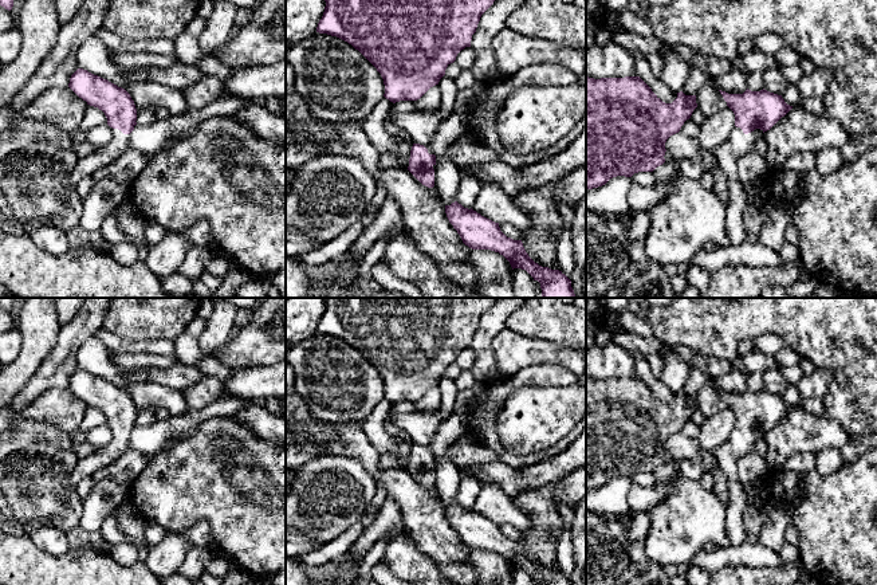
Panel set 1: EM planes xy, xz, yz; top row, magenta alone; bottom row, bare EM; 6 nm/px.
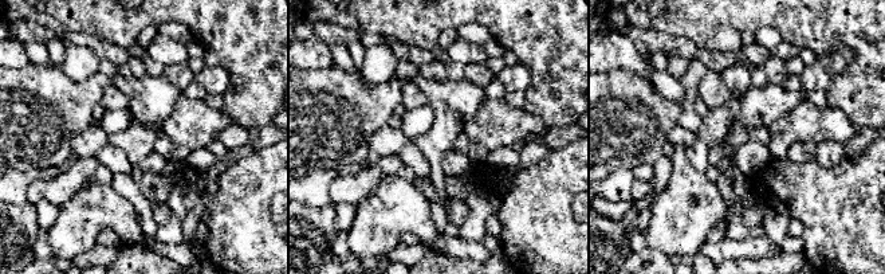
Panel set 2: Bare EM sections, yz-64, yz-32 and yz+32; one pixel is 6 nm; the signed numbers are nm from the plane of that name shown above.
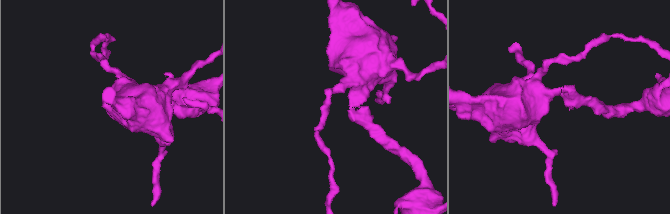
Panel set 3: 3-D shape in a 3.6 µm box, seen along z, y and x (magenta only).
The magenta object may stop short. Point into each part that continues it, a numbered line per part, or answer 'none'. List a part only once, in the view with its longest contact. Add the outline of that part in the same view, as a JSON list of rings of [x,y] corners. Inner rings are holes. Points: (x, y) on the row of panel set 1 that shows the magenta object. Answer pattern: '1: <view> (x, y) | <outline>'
1: yz (727, 153) | [[[734,126],[727,140],[712,148],[721,170],[728,178],[729,201],[725,213],[731,246],[743,244],[747,235],[743,225],[743,209],[747,205],[747,197],[738,176],[738,161],[752,149],[754,142],[762,136],[763,130],[760,129],[744,134],[740,127]]]

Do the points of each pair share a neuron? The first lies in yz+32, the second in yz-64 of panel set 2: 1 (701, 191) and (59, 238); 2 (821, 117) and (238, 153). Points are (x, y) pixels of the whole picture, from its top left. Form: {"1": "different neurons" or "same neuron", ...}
{"1": "same neuron", "2": "different neurons"}

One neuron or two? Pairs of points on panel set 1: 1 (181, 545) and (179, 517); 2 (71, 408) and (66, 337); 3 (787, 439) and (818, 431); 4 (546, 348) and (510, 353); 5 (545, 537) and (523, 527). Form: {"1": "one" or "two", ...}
{"1": "two", "2": "two", "3": "one", "4": "one", "5": "two"}

